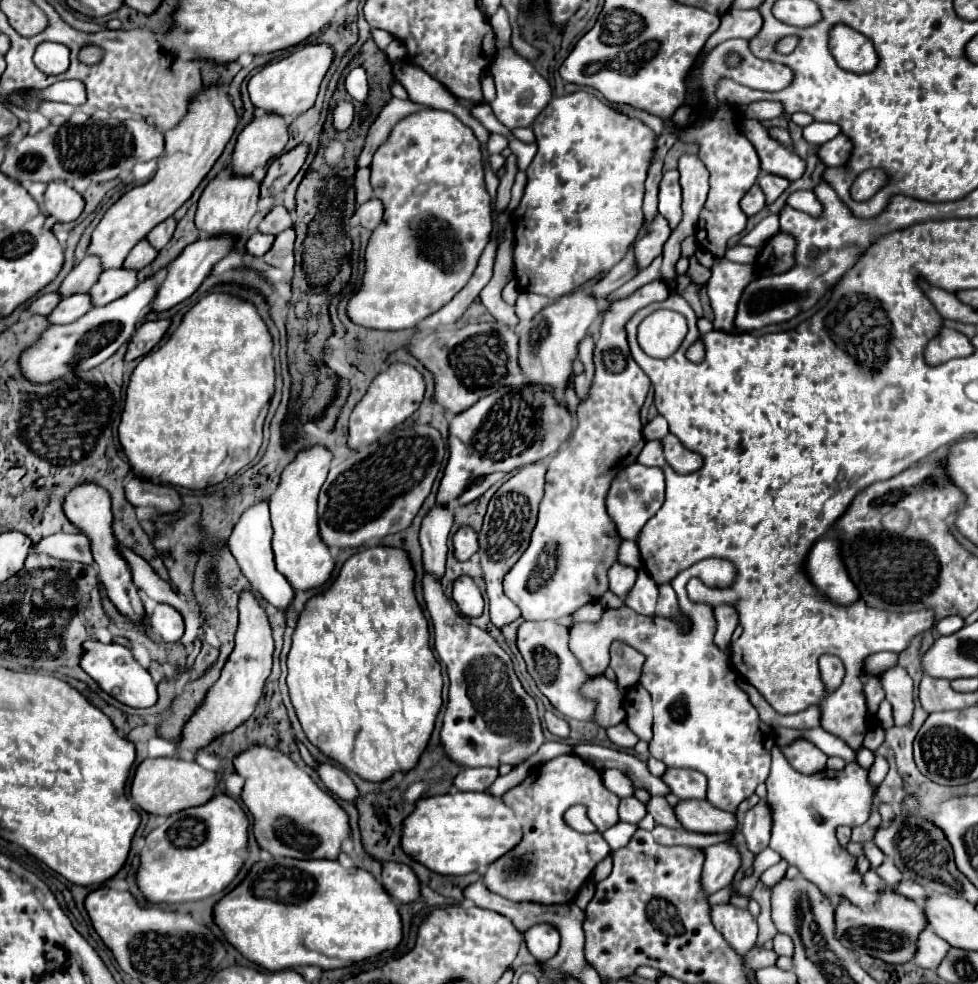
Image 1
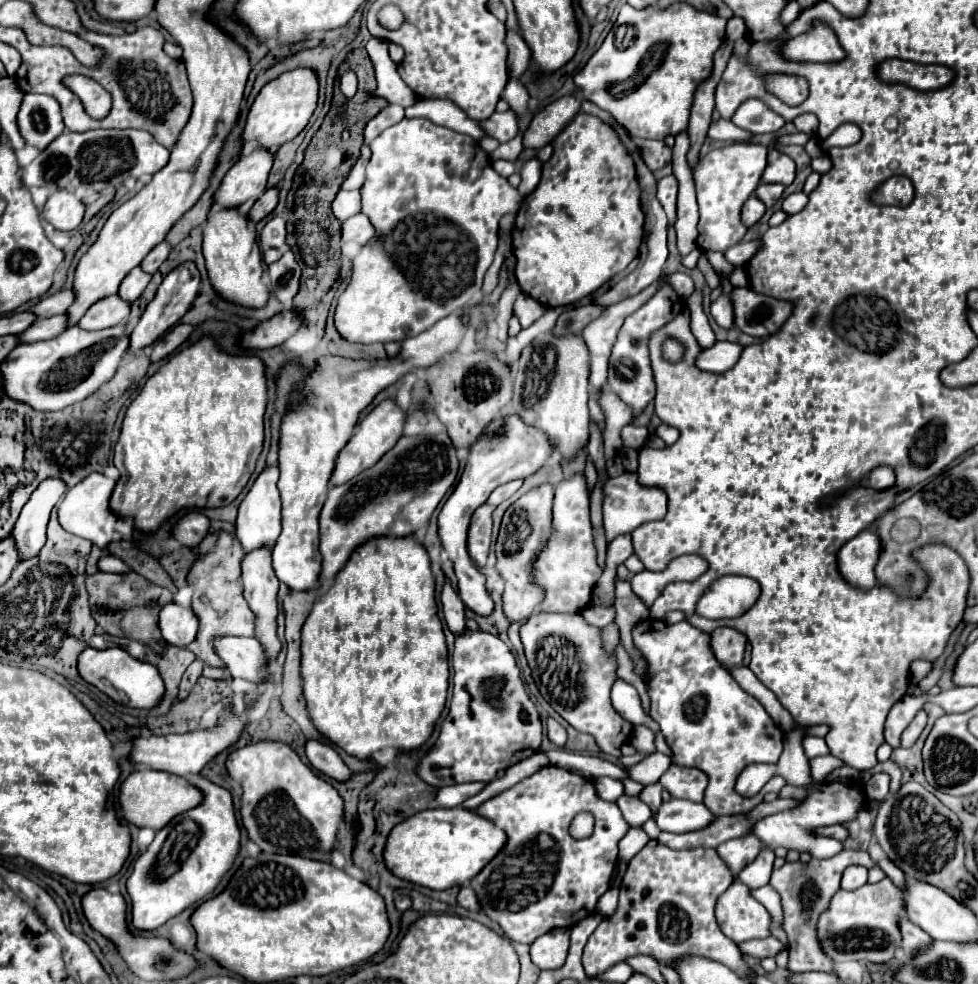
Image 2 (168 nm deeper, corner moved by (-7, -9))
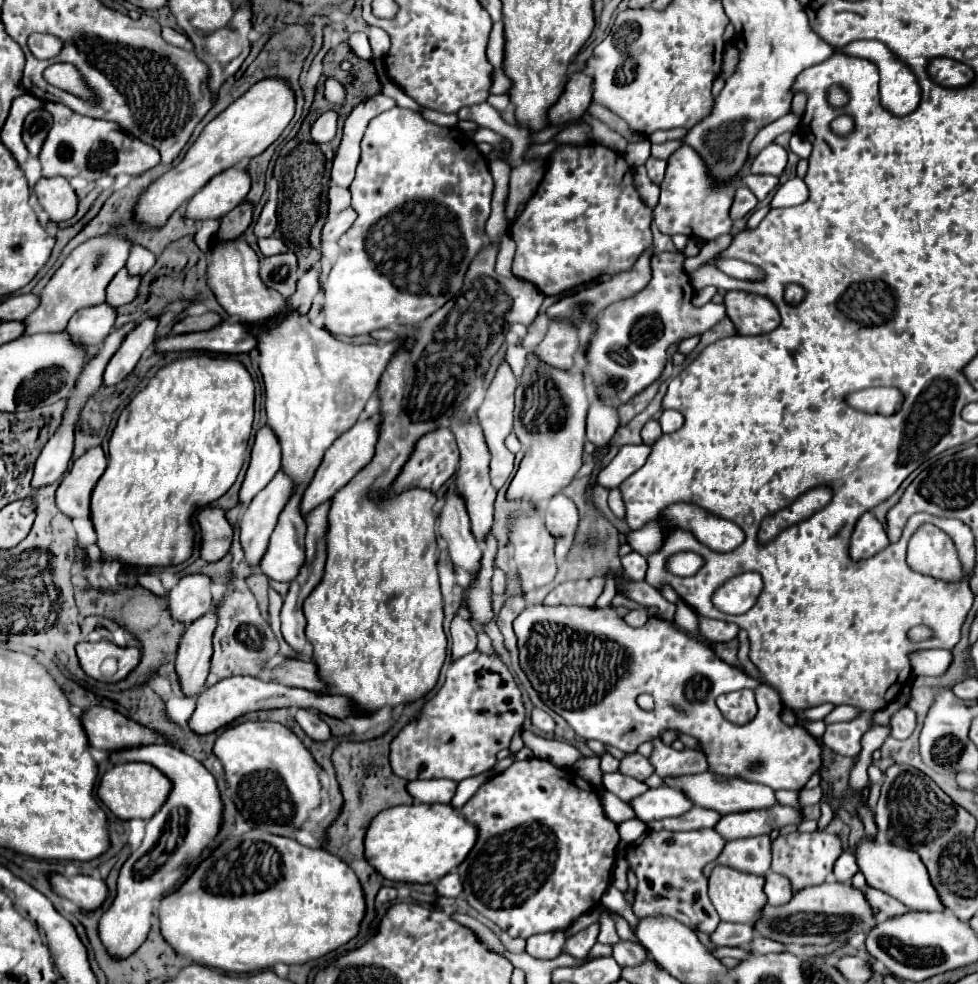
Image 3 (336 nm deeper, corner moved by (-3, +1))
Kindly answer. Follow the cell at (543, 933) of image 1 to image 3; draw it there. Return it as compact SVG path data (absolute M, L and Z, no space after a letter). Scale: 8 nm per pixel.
M550 931L550 933L538 933L532 935L526 943L526 953L538 959L554 959L562 953L562 947L566 943L564 931Z

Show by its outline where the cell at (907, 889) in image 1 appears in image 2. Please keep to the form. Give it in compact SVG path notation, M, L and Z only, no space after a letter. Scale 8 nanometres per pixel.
M884 857L884 859L880 859L878 861L878 867L894 881L894 885L898 885L898 887L902 887L904 883L906 883L906 879L904 879L904 873L888 859L888 857Z

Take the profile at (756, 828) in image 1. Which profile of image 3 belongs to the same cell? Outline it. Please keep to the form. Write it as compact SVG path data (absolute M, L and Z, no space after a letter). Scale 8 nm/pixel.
M768 835L728 841L722 855L704 868L704 875L709 878L709 873L716 865L726 865L750 875L766 875L770 869L770 859L772 855Z

